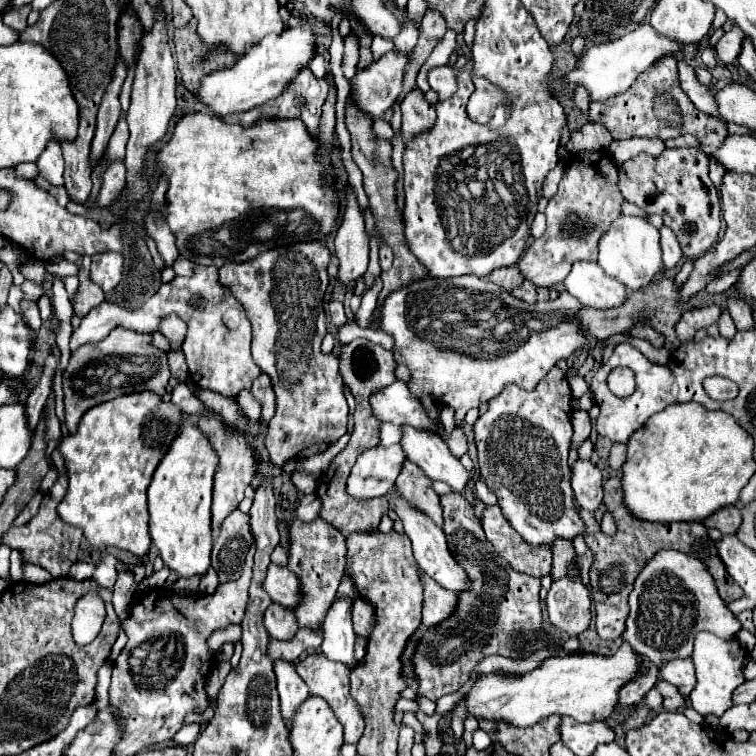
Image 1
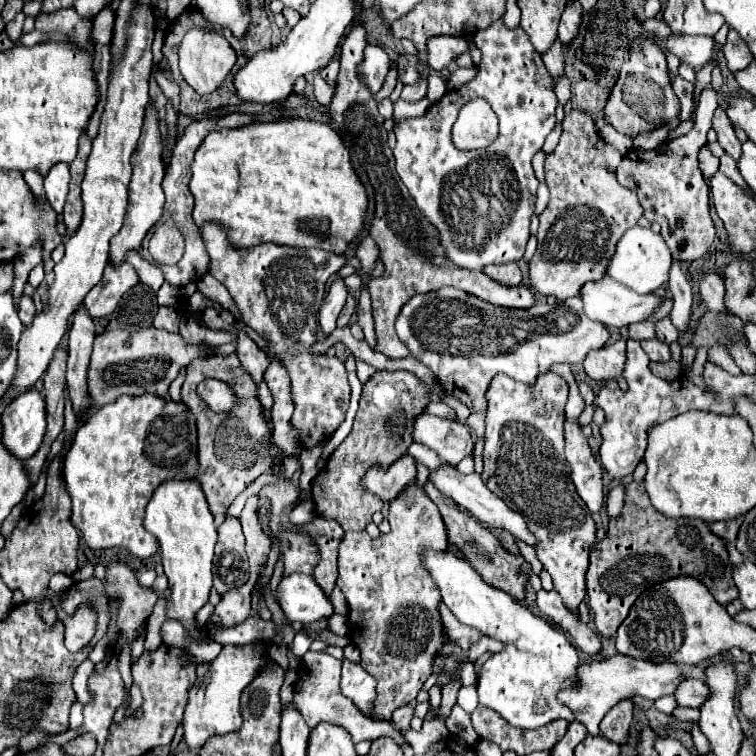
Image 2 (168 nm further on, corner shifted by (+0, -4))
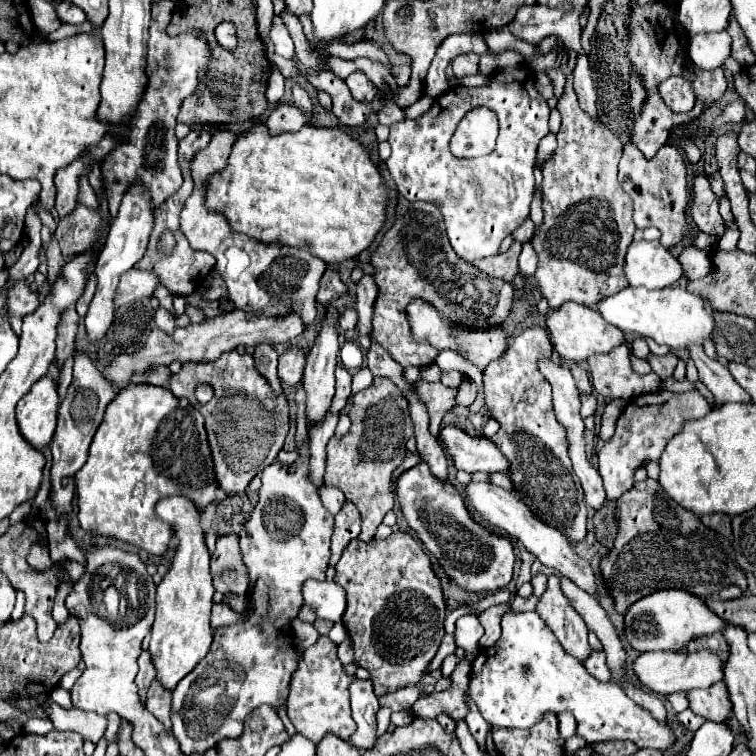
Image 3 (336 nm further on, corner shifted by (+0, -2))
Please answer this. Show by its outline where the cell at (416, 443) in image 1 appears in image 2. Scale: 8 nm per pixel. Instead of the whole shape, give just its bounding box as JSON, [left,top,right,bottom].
[431,467,537,547]

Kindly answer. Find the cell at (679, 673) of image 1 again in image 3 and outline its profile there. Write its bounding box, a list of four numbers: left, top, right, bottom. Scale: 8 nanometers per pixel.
[687,681,731,721]

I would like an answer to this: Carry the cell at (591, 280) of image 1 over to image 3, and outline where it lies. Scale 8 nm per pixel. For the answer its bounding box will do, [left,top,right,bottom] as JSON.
[597,285,715,349]

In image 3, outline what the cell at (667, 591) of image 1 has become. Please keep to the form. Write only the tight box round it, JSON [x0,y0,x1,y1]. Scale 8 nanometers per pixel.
[625,589,727,653]

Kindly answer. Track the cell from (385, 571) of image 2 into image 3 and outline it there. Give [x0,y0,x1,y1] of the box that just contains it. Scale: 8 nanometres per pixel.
[335,533,447,695]

